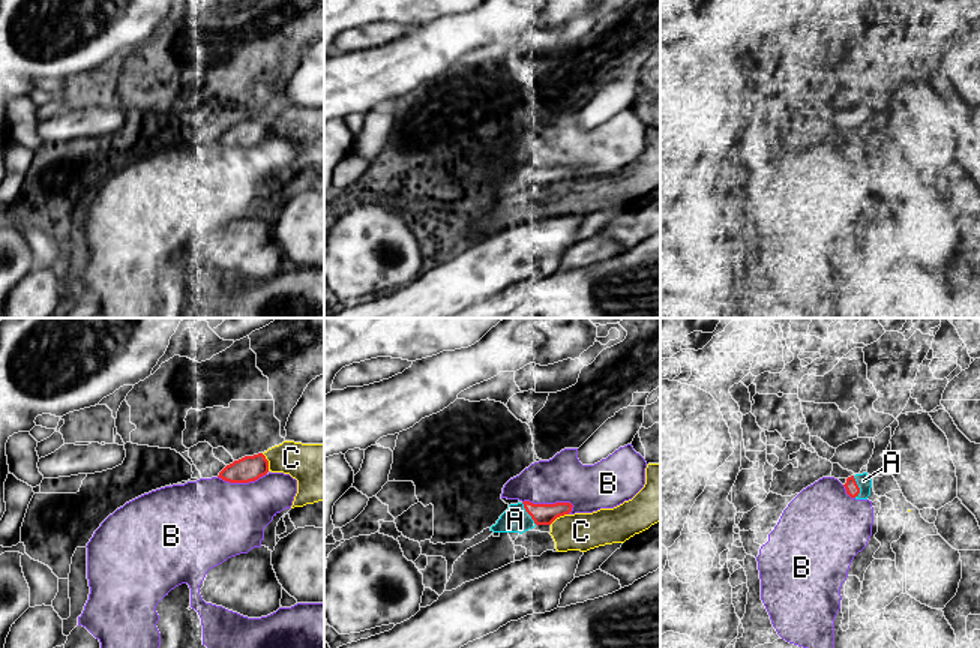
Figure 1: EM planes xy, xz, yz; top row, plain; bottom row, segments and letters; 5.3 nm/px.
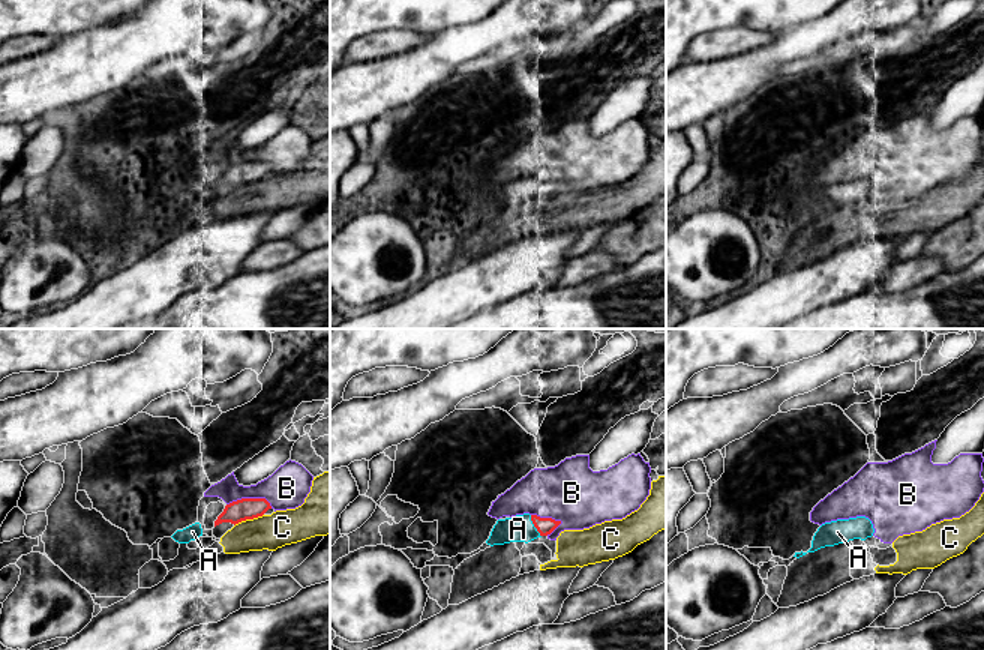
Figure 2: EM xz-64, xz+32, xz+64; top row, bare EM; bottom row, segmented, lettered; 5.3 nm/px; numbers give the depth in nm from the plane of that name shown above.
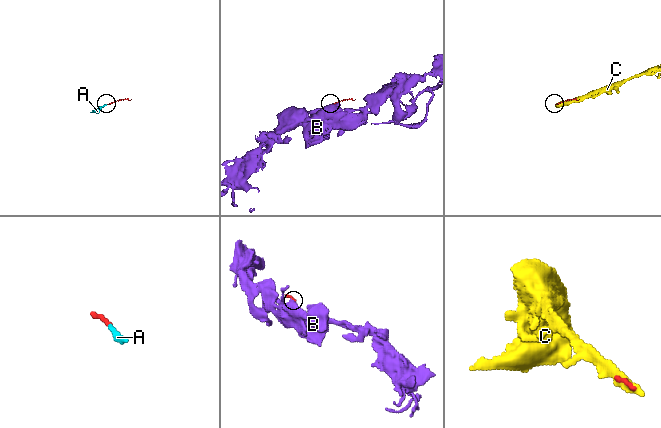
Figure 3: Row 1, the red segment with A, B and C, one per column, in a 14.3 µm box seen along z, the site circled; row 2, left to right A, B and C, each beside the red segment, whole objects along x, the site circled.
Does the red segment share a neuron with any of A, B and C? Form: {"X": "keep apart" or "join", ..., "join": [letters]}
{"A": "join", "B": "keep apart", "C": "keep apart", "join": ["A"]}

